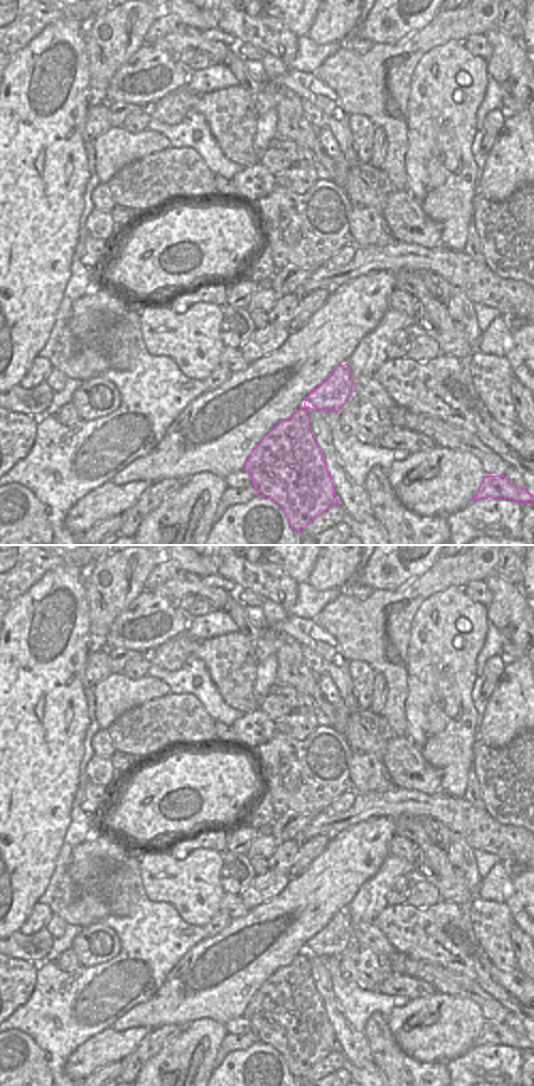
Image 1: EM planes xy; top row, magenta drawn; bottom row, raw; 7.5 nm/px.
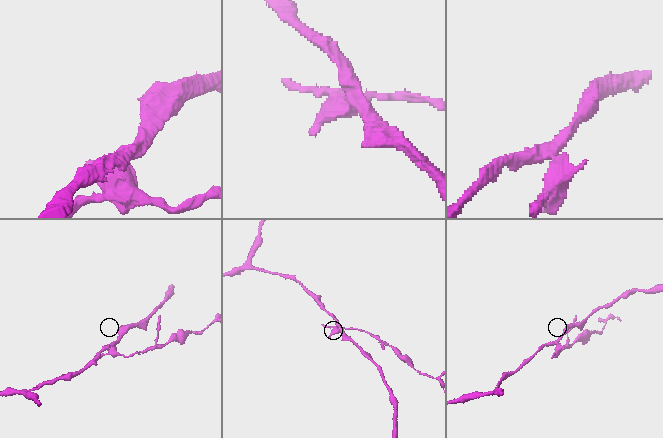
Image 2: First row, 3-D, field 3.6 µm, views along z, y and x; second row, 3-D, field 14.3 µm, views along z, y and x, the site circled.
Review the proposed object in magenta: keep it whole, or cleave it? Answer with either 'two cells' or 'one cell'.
two cells

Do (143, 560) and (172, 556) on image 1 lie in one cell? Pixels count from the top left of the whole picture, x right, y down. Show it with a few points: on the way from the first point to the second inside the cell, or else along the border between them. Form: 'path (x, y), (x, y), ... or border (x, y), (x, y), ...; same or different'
border (166, 556), (167, 560); different

